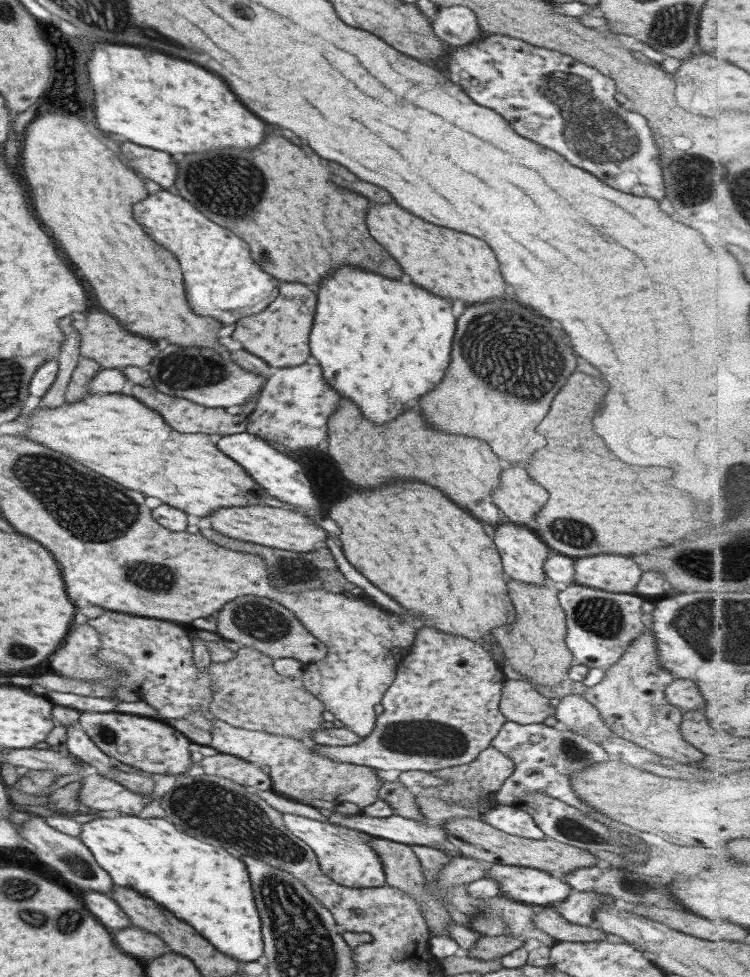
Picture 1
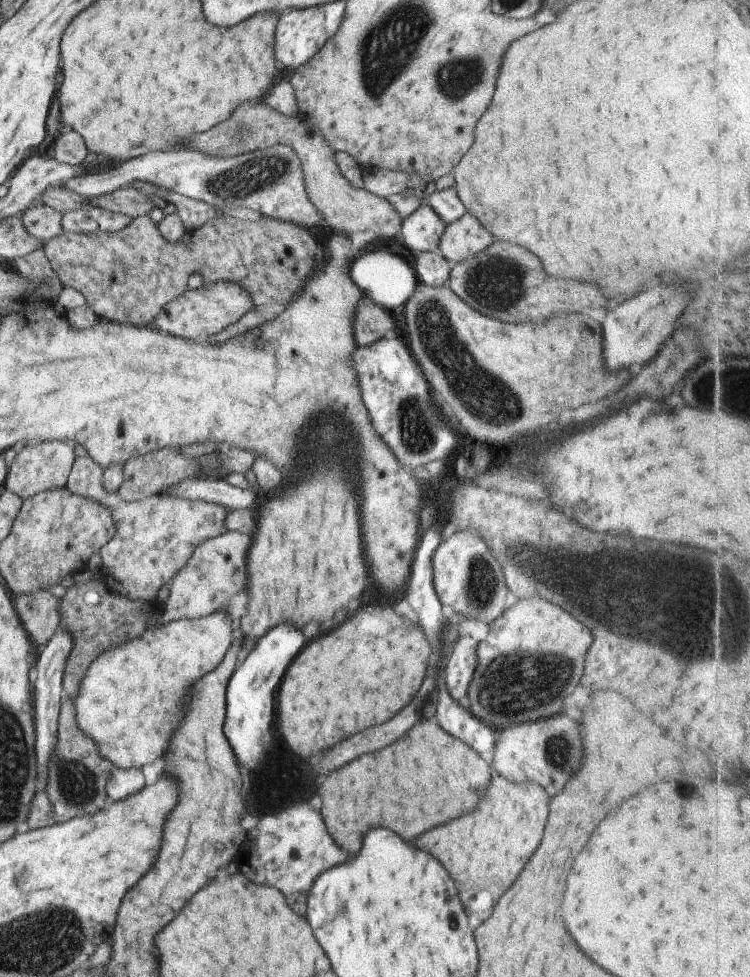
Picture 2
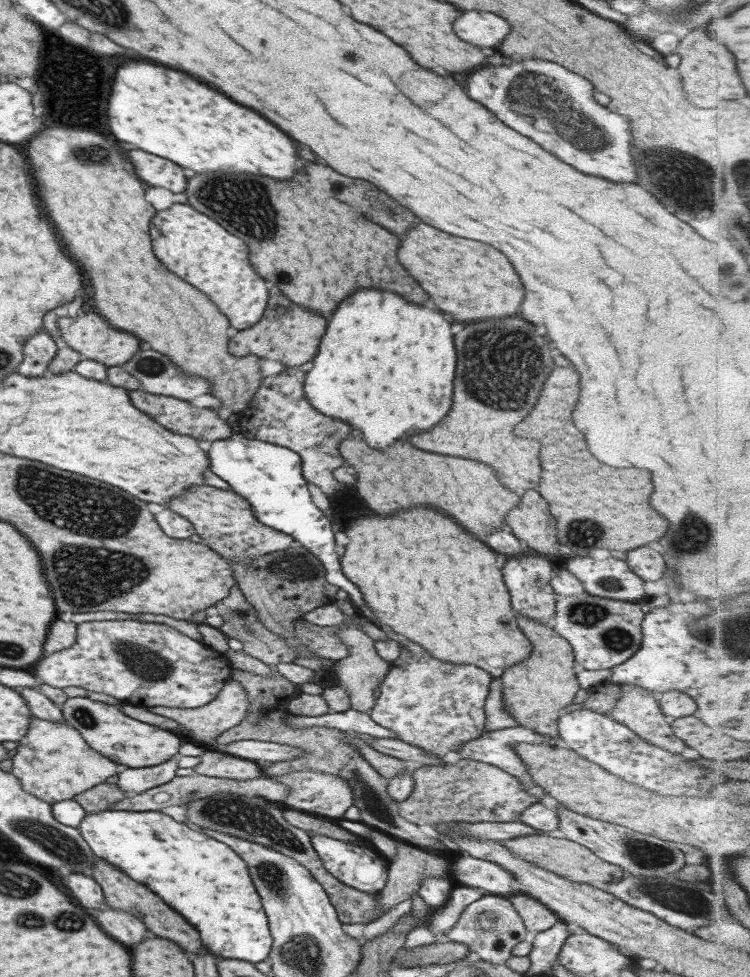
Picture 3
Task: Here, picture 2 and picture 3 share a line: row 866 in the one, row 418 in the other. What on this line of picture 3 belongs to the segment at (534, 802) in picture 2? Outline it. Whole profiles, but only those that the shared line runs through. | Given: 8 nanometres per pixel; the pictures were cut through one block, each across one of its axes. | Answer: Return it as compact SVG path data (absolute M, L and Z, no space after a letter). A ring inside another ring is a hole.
M519 318L483 320L467 324L455 334L455 352L457 368L451 410L435 428L413 436L409 440L411 446L425 452L461 456L487 464L495 471L497 481L515 494L521 495L523 490L535 488L539 484L537 448L533 448L531 442L507 442L507 430L511 432L511 428L529 414L539 396L543 380L547 378L549 370L553 370L553 360L545 358L549 352L547 336L535 334L535 326ZM493 340L505 340L501 354L495 352L493 356Z

